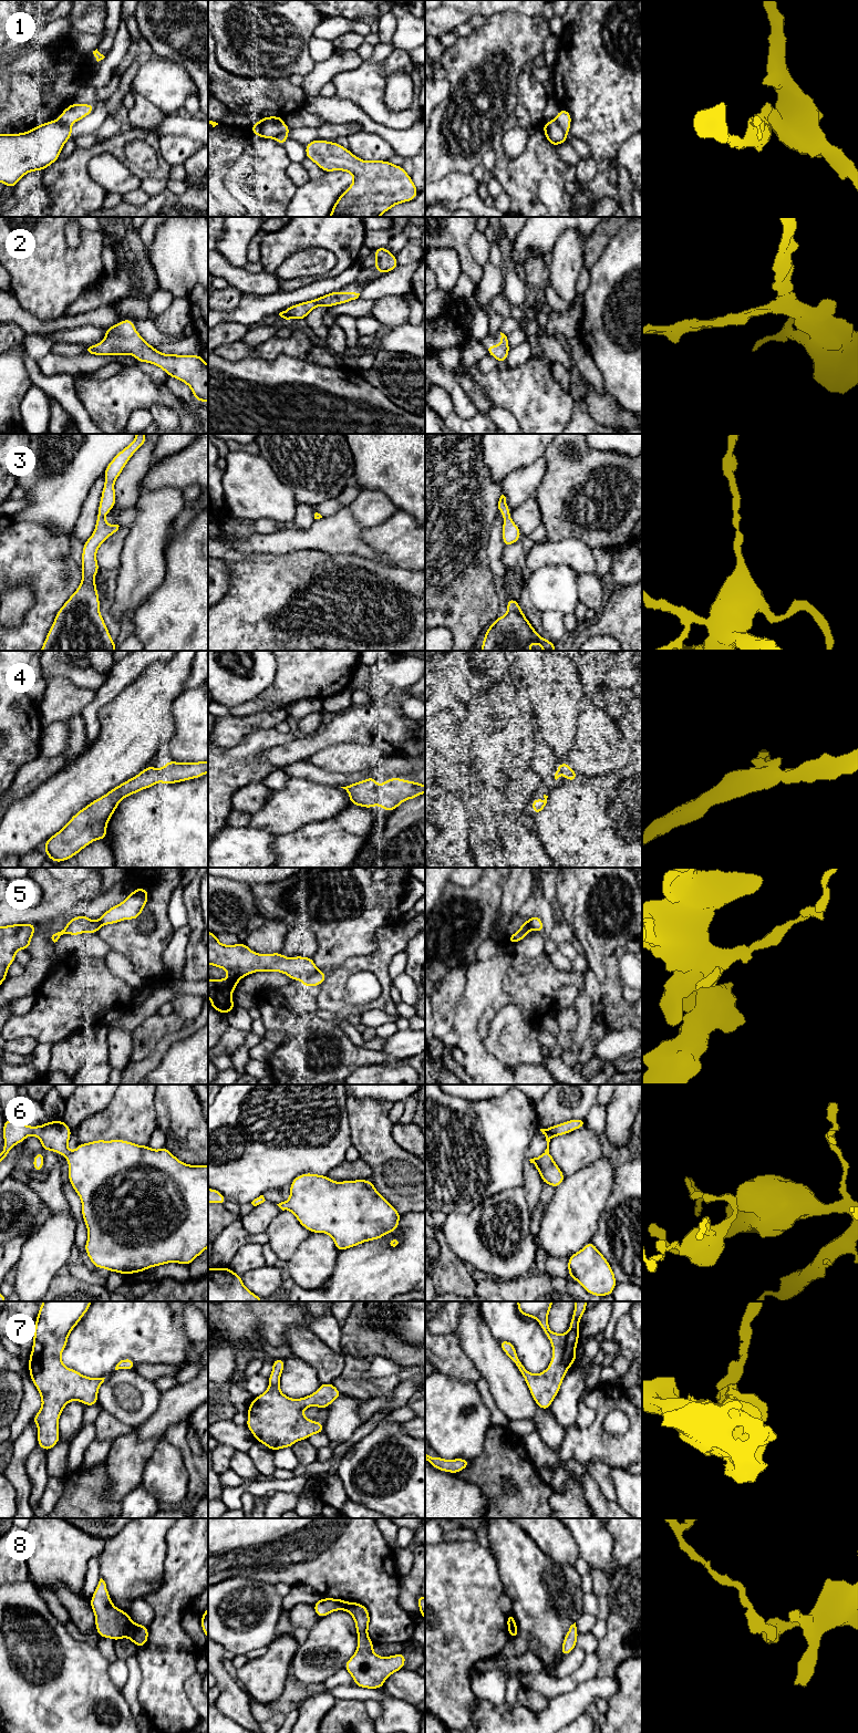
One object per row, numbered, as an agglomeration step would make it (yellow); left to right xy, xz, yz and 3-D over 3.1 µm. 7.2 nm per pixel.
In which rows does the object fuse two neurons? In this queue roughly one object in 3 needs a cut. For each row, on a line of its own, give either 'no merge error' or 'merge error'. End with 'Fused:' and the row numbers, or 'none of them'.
1: merge error
2: no merge error
3: no merge error
4: no merge error
5: merge error
6: no merge error
7: no merge error
8: merge error
Fused: 1, 5, 8

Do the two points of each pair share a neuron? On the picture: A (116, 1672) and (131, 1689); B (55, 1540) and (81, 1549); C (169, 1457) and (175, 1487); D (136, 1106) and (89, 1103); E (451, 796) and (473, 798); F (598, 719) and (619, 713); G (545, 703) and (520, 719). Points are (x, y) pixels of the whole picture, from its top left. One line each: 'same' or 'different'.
A: different
B: same
C: same
D: different
E: different
F: different
G: different

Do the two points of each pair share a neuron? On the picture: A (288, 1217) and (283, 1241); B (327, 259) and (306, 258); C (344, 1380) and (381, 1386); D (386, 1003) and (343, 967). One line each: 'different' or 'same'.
A: same
B: same
C: same
D: same

